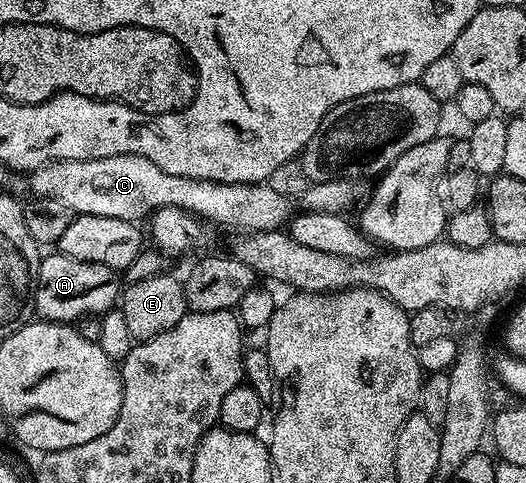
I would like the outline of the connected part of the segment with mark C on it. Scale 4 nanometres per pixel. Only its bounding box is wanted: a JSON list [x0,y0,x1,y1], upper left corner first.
[30,155,293,232]

